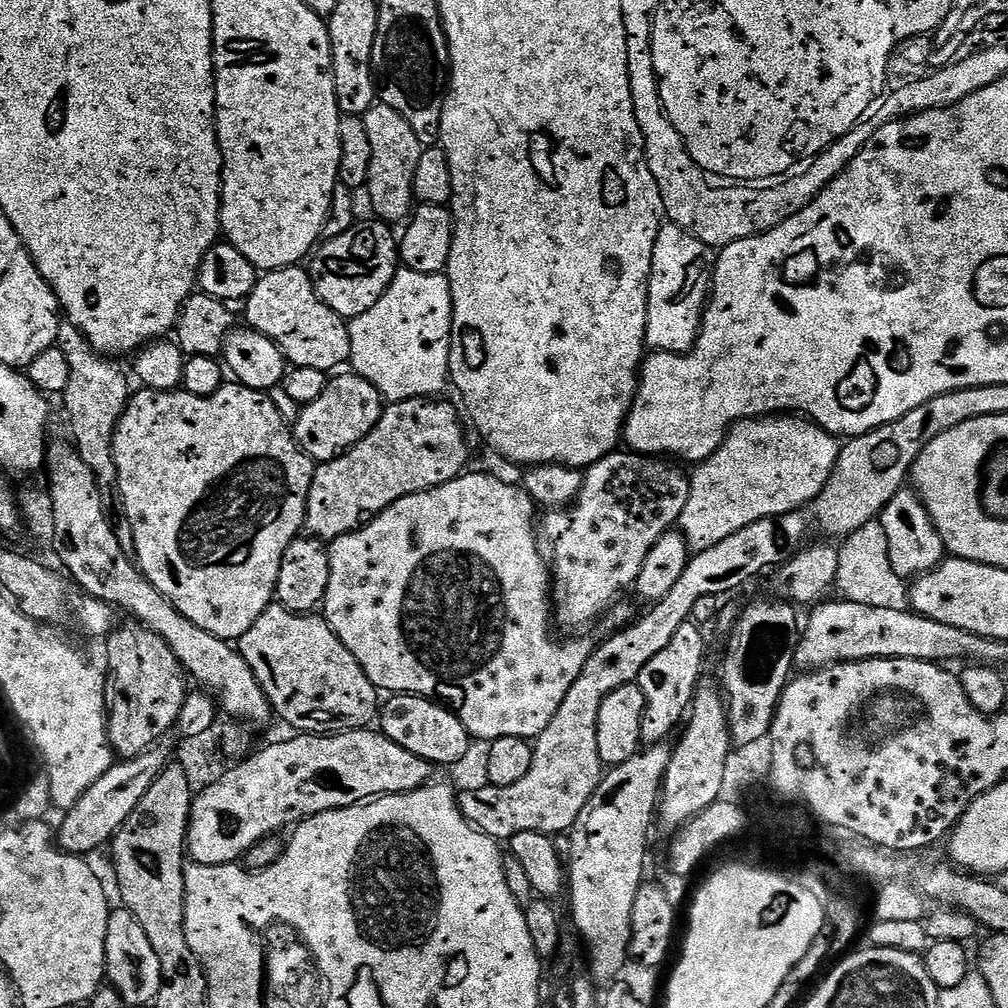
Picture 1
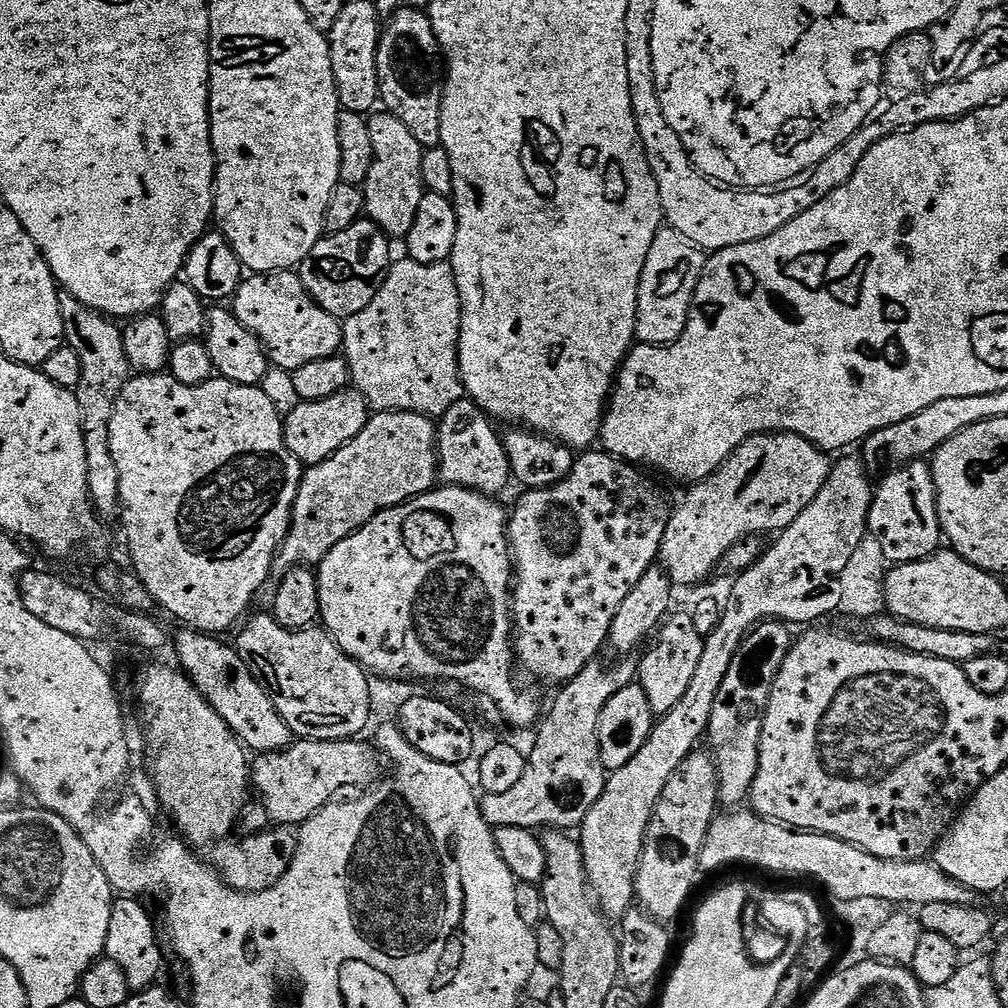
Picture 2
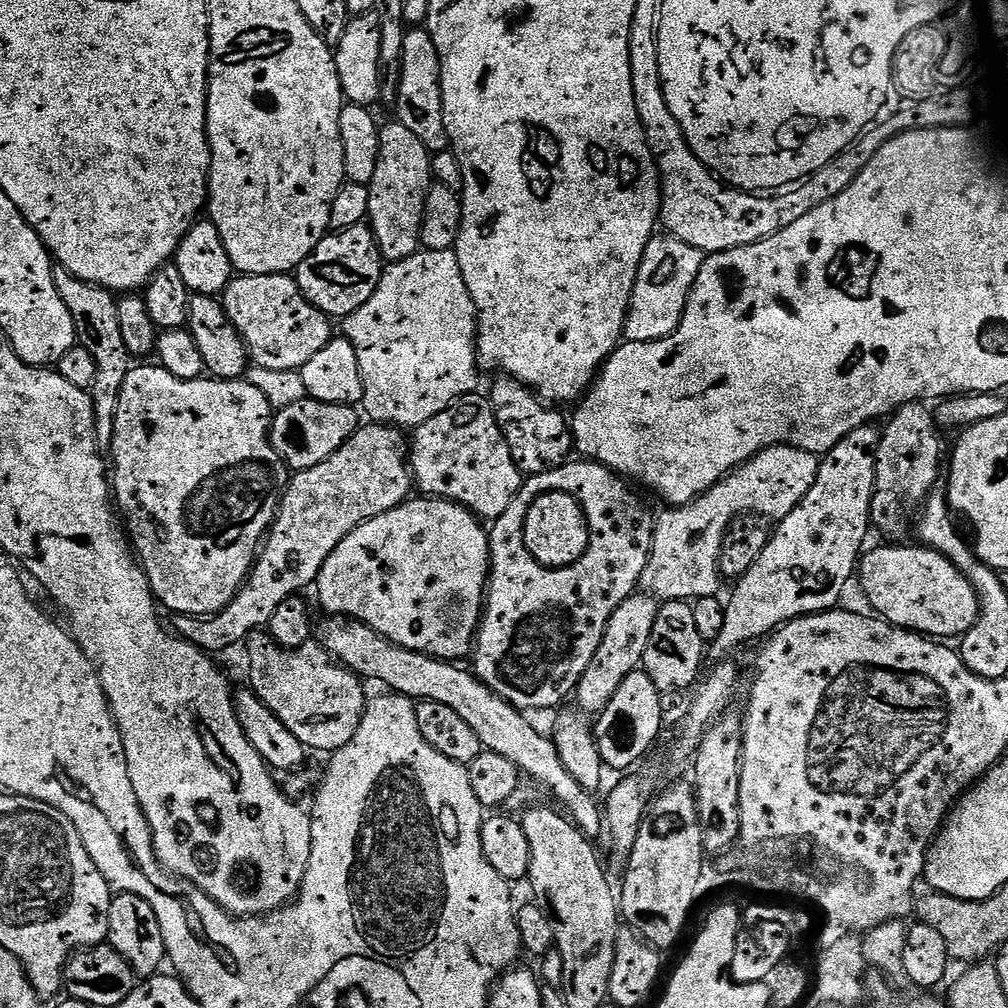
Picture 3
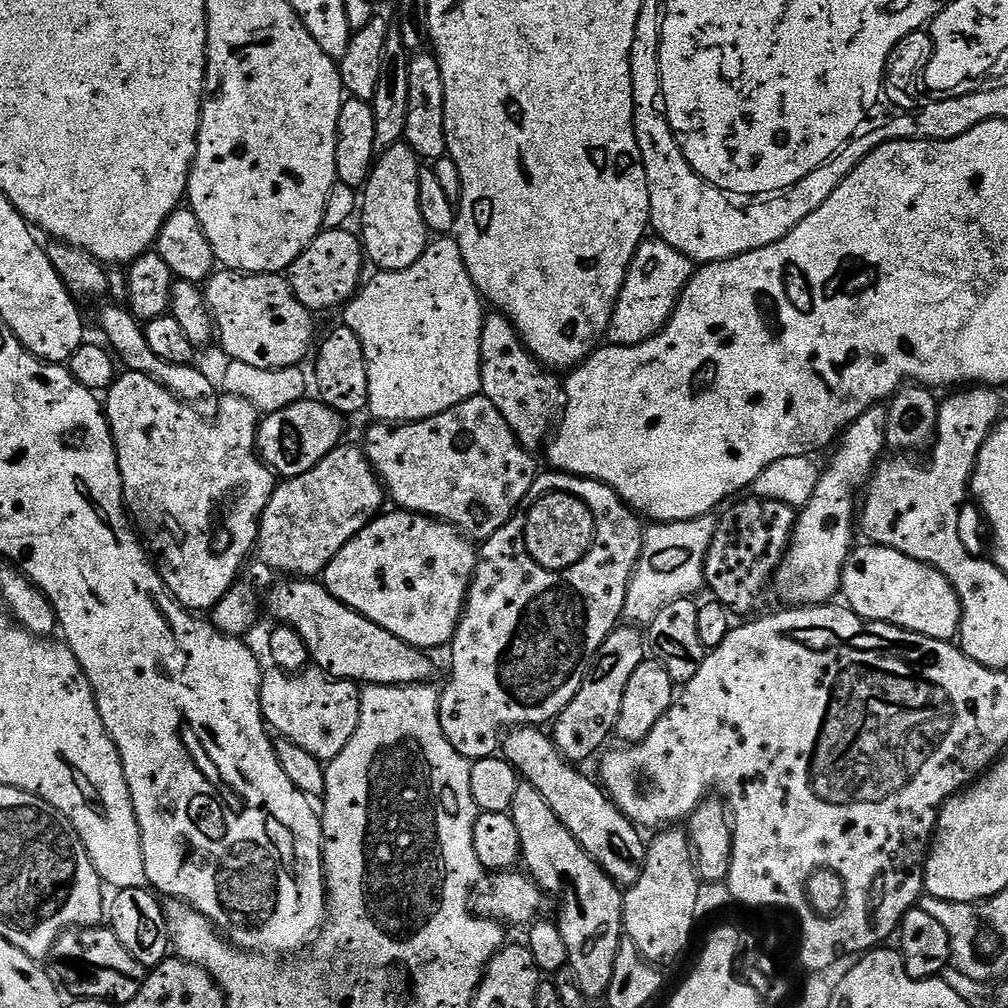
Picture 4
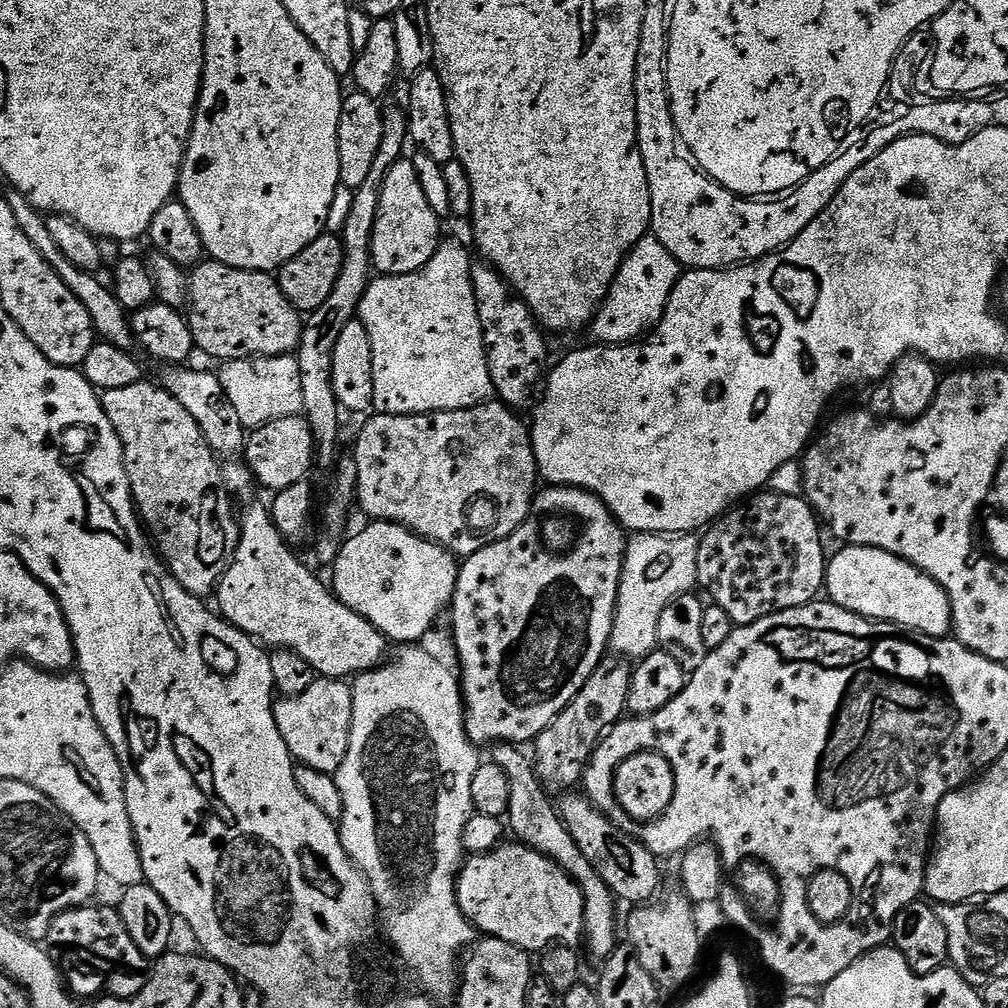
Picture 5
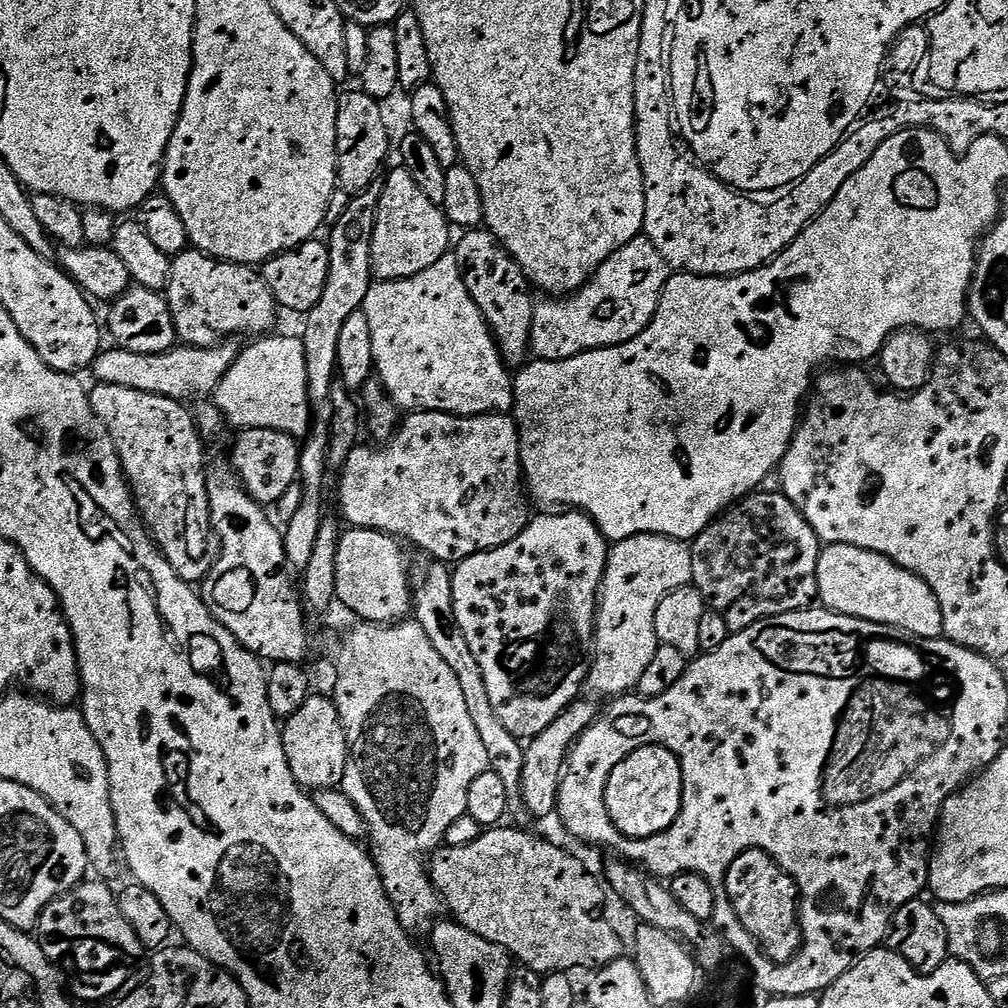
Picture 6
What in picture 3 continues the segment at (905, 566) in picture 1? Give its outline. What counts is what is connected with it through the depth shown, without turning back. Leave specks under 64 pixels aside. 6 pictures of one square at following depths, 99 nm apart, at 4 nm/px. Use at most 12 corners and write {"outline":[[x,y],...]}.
{"outline":[[927,403],[883,425],[872,524],[888,542],[913,535],[942,480]]}

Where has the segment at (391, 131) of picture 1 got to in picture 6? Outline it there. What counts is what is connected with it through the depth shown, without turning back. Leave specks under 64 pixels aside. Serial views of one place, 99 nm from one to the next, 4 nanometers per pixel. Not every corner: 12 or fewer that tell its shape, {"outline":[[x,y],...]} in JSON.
{"outline":[[407,168],[382,180],[376,280],[401,280],[449,255],[443,207]]}

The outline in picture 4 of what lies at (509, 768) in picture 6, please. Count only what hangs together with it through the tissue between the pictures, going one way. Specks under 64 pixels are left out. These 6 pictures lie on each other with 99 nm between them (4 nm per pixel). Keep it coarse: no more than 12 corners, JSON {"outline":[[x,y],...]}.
{"outline":[[527,782],[522,864],[560,899],[568,967],[607,997],[624,897]]}

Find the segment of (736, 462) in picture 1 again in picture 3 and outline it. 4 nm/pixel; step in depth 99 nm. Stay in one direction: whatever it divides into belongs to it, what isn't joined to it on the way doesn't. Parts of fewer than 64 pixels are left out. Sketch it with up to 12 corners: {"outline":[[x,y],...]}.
{"outline":[[764,448],[689,504],[659,513],[642,588],[695,602],[721,590],[737,516],[779,522],[821,457]]}

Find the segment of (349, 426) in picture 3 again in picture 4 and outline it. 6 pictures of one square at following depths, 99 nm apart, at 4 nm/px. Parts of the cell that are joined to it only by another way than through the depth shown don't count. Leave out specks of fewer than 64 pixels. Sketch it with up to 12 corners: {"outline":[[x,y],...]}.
{"outline":[[319,398],[267,413],[258,455],[301,476],[341,447],[345,417]]}

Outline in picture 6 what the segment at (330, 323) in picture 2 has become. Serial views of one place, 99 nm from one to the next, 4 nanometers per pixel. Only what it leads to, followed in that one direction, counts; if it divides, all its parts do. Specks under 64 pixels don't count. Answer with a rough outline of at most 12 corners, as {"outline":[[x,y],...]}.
{"outline":[[199,250],[172,260],[176,335],[260,338],[278,305],[255,267]]}

